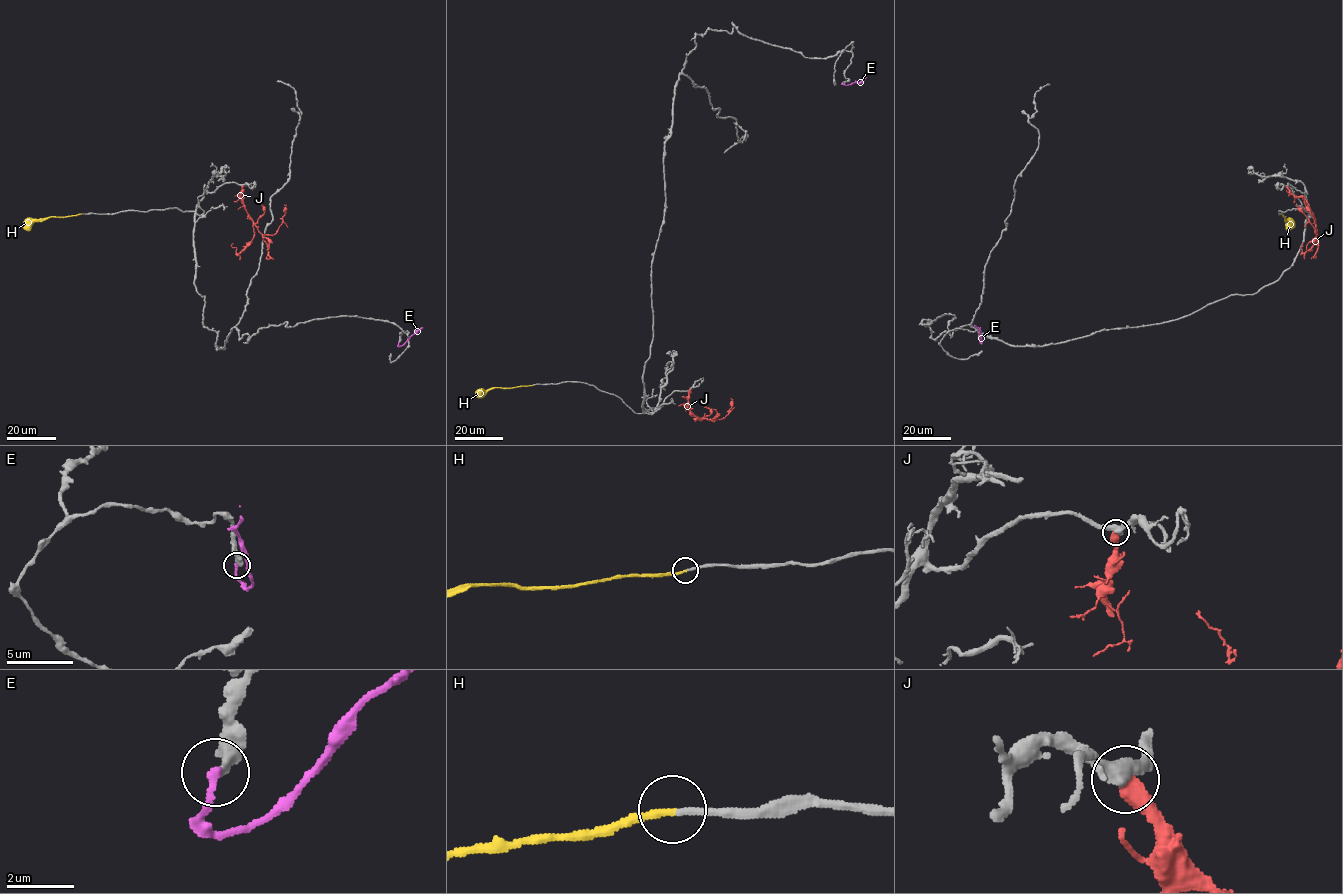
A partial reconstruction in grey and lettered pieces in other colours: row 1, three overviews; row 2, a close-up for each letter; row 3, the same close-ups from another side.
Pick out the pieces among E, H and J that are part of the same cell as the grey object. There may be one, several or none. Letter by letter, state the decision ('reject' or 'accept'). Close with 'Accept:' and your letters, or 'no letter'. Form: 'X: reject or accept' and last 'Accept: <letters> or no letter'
E: reject
H: accept
J: reject
Accept: H

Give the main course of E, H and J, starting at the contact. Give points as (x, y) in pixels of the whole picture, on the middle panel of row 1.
E: (843, 82), (859, 83), (866, 77)
H: (532, 385), (491, 388), (481, 395), (475, 394)
J: (690, 389), (688, 407), (697, 417), (710, 420), (725, 417), (731, 407), (731, 398)

